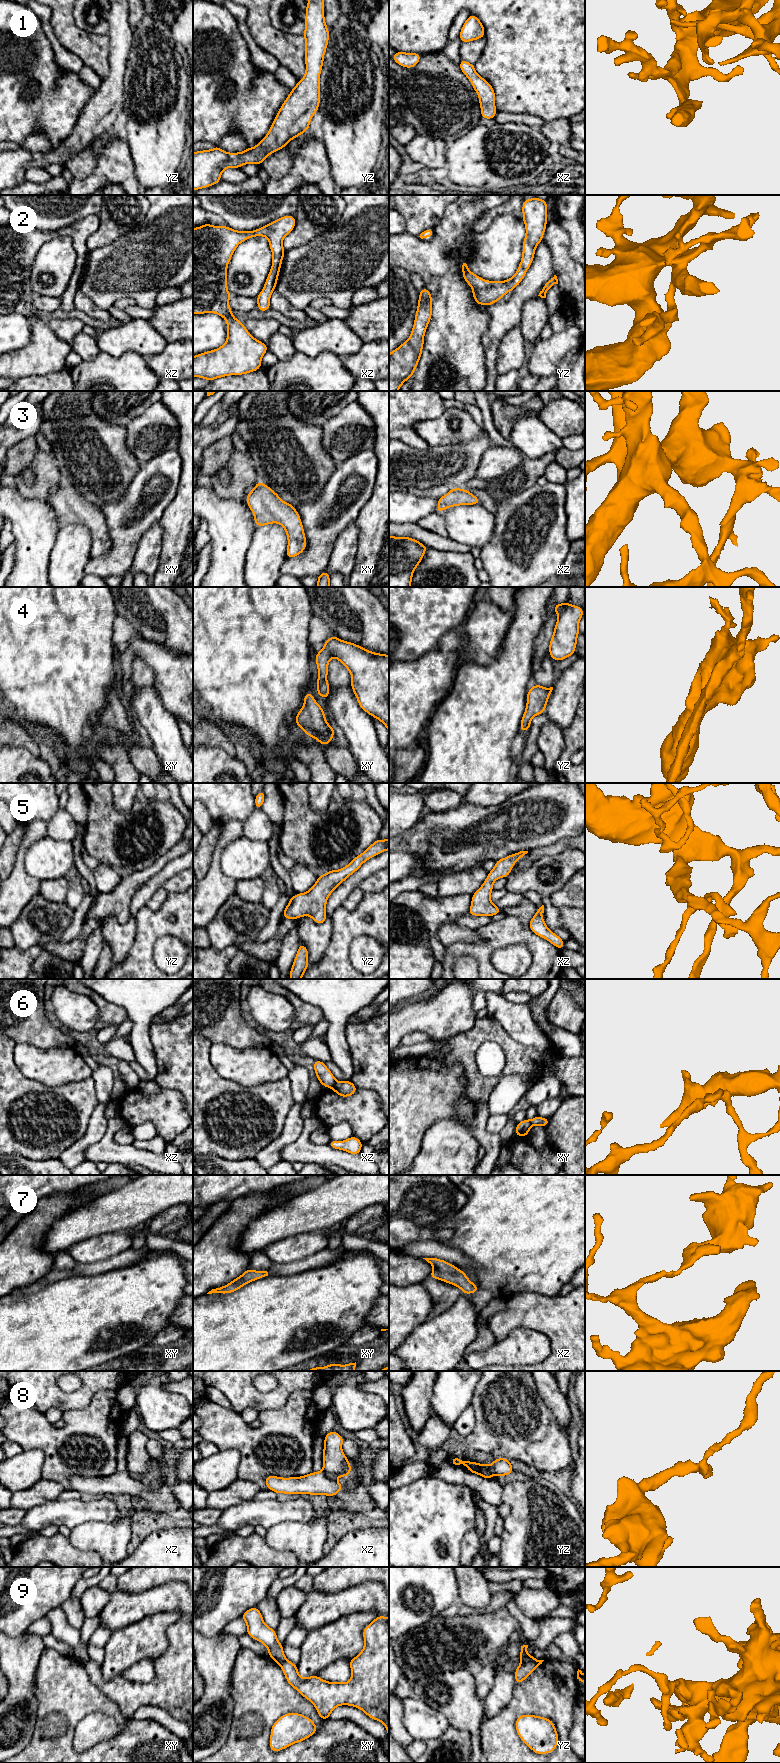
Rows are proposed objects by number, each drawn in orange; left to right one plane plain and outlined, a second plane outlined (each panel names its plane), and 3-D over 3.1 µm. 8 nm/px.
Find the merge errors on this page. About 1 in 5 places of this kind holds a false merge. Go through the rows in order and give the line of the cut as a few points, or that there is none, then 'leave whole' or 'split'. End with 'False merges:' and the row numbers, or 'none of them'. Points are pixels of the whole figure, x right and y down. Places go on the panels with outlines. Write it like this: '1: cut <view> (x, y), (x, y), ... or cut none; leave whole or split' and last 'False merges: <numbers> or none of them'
1: cut none; leave whole
2: cut none; leave whole
3: cut none; leave whole
4: cut none; leave whole
5: cut none; leave whole
6: cut xz (335, 1081), (332, 1088); split
7: cut none; leave whole
8: cut xz (322, 1471), (333, 1478); split
9: cut yz (533, 1657), (521, 1664); split
False merges: 6, 8, 9

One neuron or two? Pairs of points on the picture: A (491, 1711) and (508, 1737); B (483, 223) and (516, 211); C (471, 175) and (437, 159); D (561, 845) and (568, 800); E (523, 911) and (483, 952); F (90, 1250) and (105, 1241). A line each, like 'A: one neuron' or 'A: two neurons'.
A: two neurons
B: one neuron
C: two neurons
D: two neurons
E: two neurons
F: one neuron

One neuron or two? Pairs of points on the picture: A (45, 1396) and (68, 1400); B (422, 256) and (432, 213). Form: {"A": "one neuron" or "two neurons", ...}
{"A": "one neuron", "B": "two neurons"}

